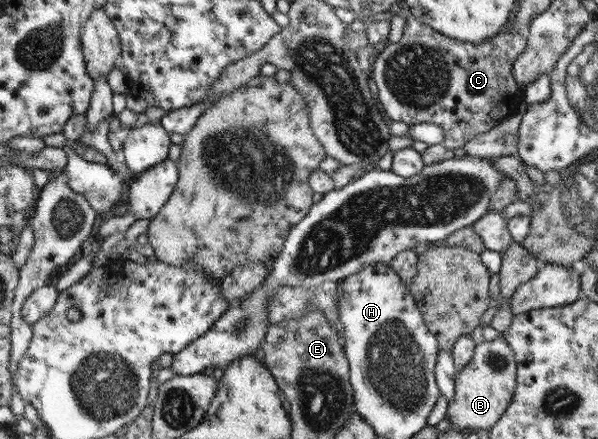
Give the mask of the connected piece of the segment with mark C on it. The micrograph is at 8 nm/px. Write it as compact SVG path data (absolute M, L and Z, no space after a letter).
M409 16L404 25L403 35L397 43L389 43L384 49L384 51L377 57L374 61L373 69L373 79L377 84L379 103L385 111L385 115L389 117L392 121L403 121L403 123L408 123L409 125L415 125L417 123L432 123L439 125L444 131L444 140L442 145L447 148L447 150L456 150L458 148L465 147L465 144L469 139L479 135L480 133L487 133L490 129L493 129L500 121L503 121L506 117L511 117L518 112L519 104L524 101L524 94L520 93L519 87L514 80L514 75L512 74L512 65L517 59L517 56L524 53L526 48L527 40L526 37L521 36L519 33L511 32L506 28L500 29L500 34L490 37L485 40L483 44L474 44L469 42L462 42L452 37L447 37L445 34L439 33L434 29L431 29L428 25L420 23L417 19Z

